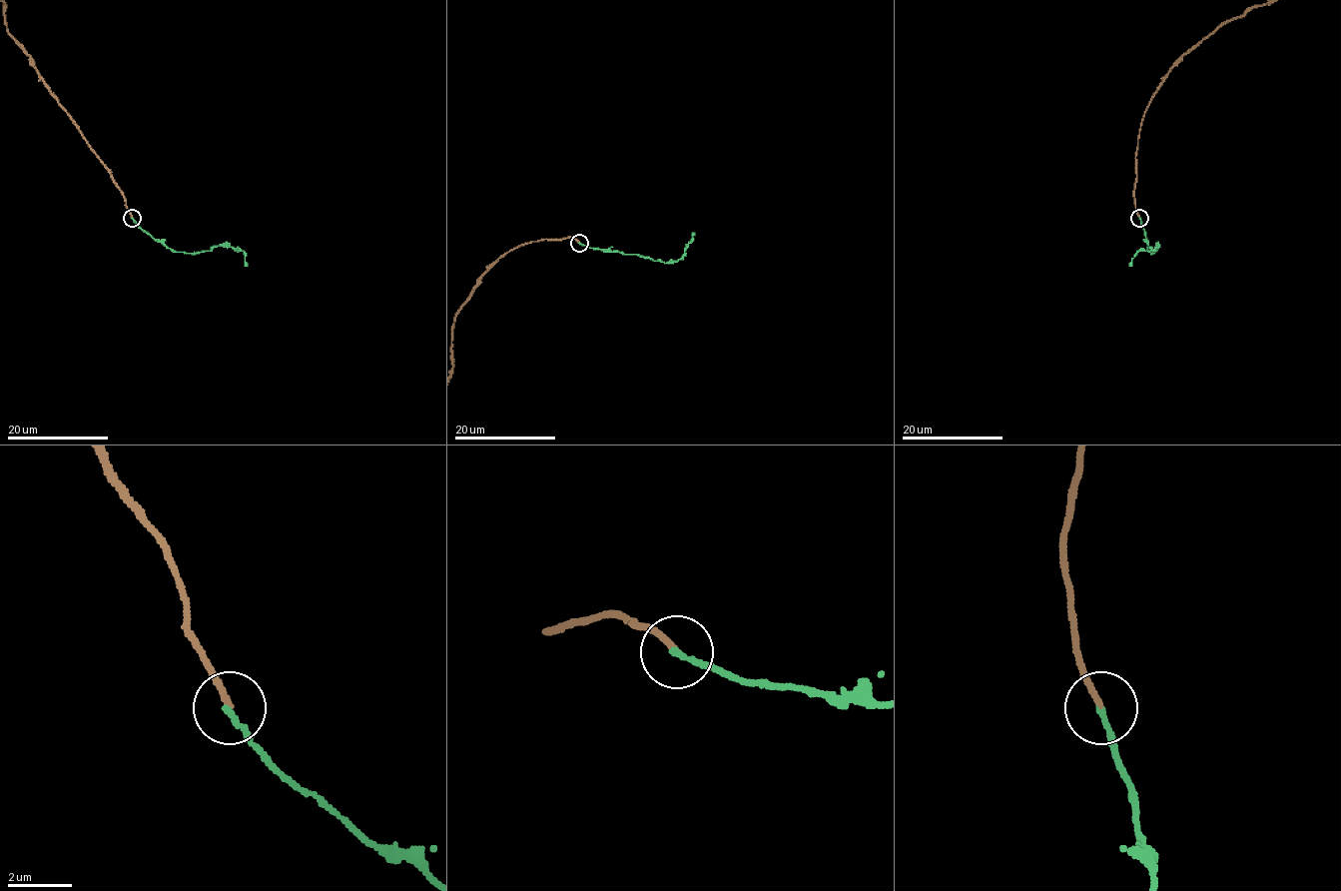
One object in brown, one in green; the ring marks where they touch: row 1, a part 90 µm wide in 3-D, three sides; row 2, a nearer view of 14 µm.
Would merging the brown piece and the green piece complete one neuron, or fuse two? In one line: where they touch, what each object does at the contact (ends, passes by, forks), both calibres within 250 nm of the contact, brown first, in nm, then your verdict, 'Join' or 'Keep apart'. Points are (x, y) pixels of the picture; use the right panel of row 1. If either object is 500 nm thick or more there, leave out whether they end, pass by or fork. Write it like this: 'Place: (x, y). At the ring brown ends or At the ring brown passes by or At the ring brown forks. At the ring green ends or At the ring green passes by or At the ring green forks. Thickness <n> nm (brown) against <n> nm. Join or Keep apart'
Place: (1139, 218). At the ring brown ends. At the ring green ends. Thickness 180 nm (brown) against 200 nm. Join

